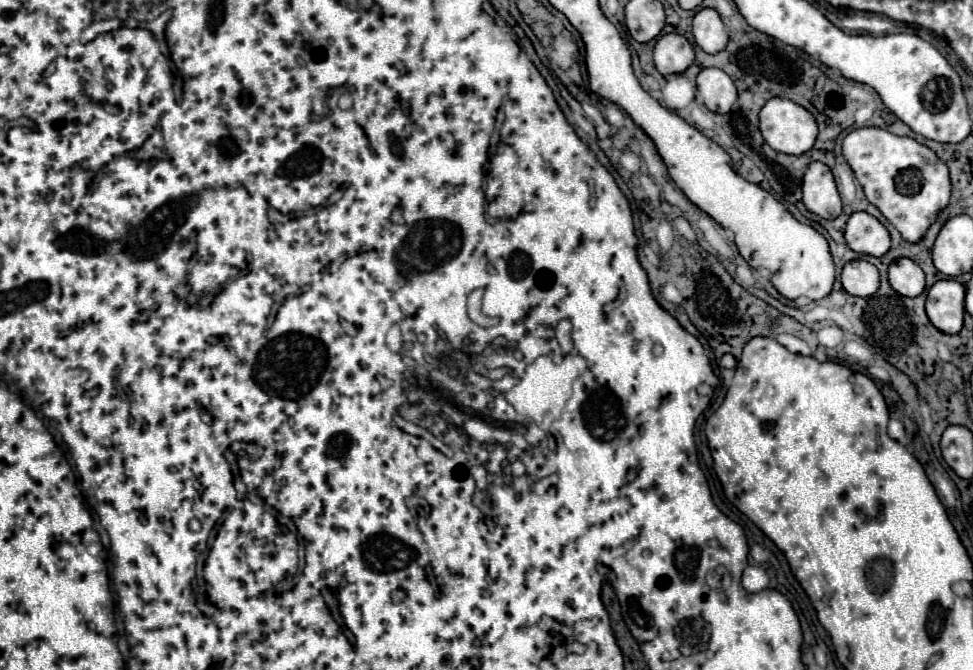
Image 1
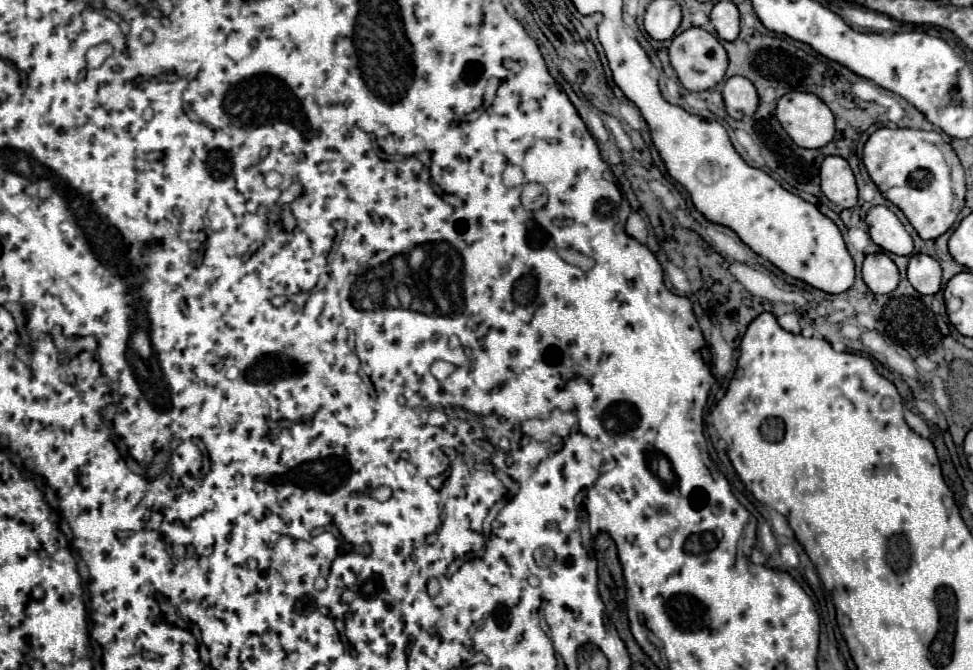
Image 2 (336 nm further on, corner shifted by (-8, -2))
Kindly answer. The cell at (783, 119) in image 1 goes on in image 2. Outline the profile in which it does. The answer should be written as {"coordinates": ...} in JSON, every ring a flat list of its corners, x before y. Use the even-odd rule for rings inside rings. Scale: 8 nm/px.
{"coordinates":[[790,92,778,100,776,116,788,136,802,148,822,148,834,138,832,110,810,92]]}

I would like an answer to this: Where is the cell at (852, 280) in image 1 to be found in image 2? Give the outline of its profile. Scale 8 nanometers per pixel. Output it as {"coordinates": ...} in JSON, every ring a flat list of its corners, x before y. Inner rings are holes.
{"coordinates":[[880,252,866,256,862,266,862,278,874,294,890,294,900,282,900,272,896,264,888,258,888,254]]}

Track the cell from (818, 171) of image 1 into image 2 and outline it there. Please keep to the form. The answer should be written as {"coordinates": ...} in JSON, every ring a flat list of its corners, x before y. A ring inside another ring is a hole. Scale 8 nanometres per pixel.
{"coordinates":[[828,156,820,168,822,192,826,198,842,208,852,208,858,202,856,178,848,162,840,156]]}

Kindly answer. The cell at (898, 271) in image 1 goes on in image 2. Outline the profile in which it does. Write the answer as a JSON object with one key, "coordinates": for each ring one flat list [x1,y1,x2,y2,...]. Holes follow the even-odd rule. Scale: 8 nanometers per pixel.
{"coordinates":[[912,254,908,280,920,294,936,294,942,288,942,268,928,254]]}

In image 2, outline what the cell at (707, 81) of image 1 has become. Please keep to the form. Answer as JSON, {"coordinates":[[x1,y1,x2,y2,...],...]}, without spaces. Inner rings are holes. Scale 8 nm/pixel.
{"coordinates":[[732,76,724,82,724,104,728,116,734,120,742,120,744,116,752,116,758,110,758,94,754,84,744,76]]}

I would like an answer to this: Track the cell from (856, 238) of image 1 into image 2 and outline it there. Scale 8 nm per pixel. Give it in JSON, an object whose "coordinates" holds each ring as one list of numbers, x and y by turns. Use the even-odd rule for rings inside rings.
{"coordinates":[[872,206,866,214,870,238,892,254,912,254,914,242,898,216,886,206]]}

